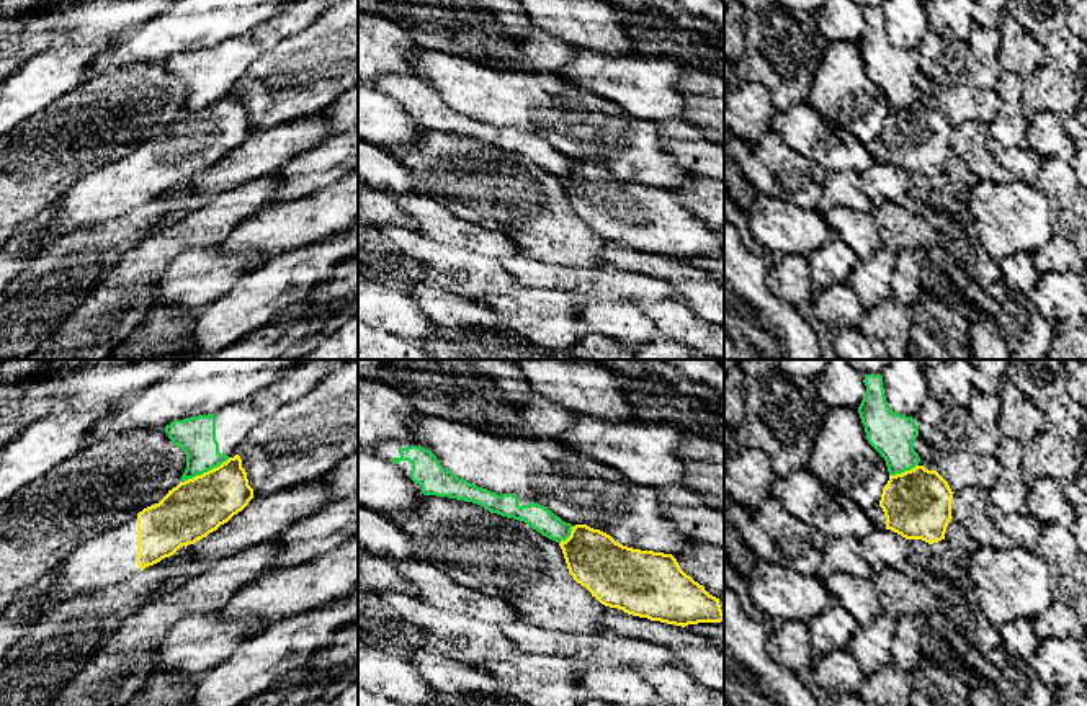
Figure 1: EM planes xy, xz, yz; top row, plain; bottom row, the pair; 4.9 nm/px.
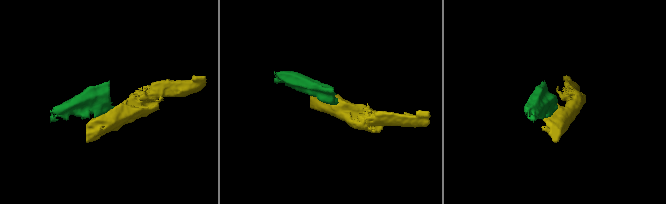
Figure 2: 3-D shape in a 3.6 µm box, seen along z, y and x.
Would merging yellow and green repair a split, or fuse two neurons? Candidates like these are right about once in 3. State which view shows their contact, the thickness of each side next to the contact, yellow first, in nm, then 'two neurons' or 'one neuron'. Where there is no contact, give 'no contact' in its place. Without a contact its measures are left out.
contact in xy; calibres 280 and 190 nm; two neurons

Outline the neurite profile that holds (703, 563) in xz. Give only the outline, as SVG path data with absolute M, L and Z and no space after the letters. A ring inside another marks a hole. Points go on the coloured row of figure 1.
M690 541L672 556L680 569L703 585L709 595L724 598L724 546Z

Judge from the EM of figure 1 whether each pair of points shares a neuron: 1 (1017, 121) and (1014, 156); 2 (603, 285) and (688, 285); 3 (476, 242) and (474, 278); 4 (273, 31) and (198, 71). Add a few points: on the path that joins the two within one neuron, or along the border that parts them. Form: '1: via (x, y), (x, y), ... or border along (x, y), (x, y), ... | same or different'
1: via (1014, 129), (1014, 147) | same
2: border along (638, 272), (667, 280), (675, 296), (698, 314) | different
3: border along (466, 249), (499, 262) | different
4: via (255, 41), (216, 71) | same

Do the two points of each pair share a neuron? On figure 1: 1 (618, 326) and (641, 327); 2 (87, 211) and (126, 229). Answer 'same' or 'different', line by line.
1: same
2: different

